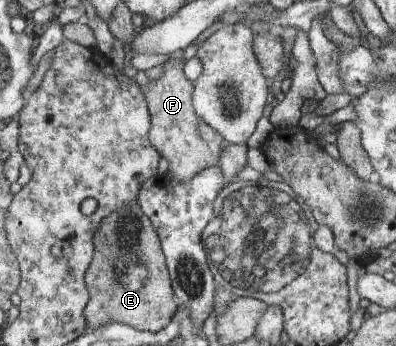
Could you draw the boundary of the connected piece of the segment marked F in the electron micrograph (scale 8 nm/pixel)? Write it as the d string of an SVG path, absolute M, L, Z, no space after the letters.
M181 52L171 55L163 67L163 74L157 80L150 80L149 86L142 88L150 107L152 128L150 140L158 152L168 162L168 173L177 182L191 182L197 174L207 168L218 166L221 151L226 146L223 136L210 126L193 108L193 86L185 75L185 60Z

